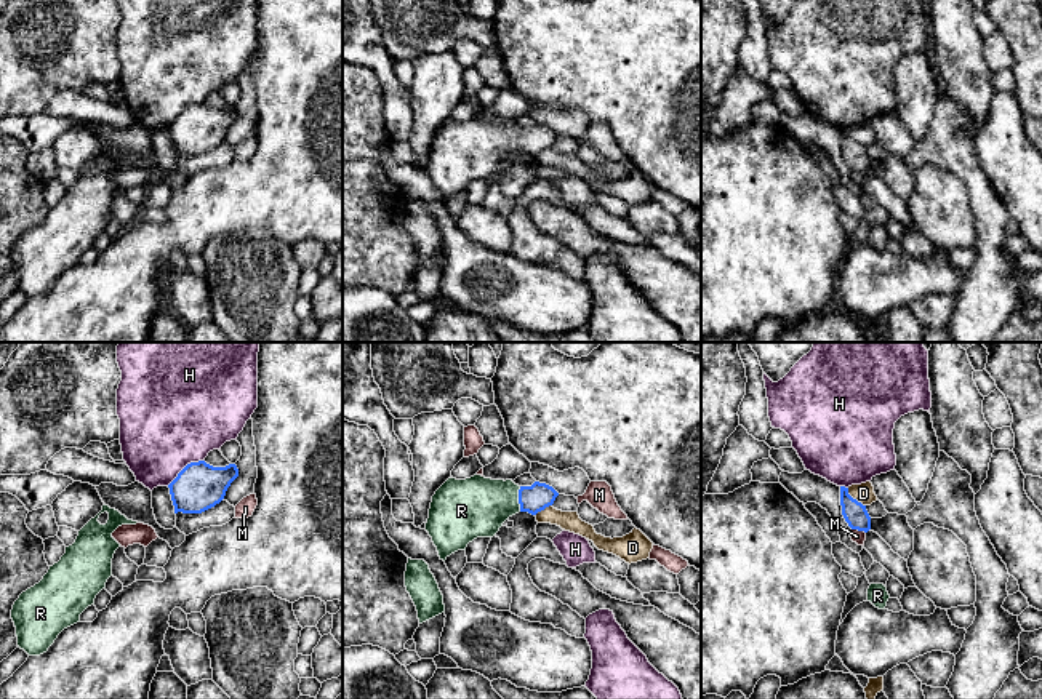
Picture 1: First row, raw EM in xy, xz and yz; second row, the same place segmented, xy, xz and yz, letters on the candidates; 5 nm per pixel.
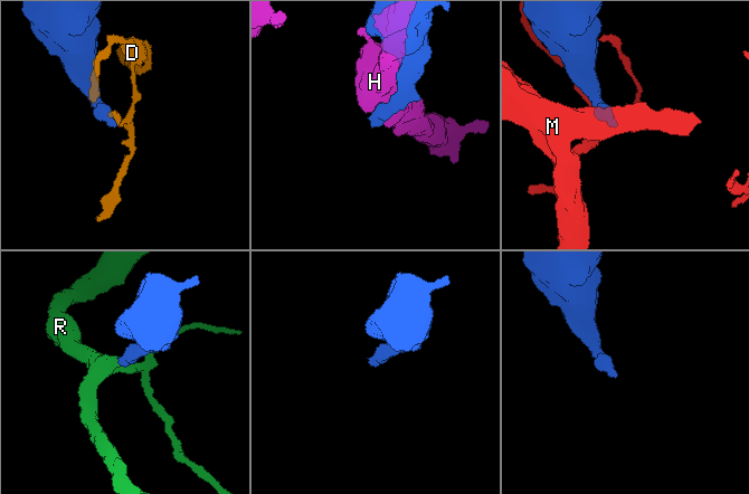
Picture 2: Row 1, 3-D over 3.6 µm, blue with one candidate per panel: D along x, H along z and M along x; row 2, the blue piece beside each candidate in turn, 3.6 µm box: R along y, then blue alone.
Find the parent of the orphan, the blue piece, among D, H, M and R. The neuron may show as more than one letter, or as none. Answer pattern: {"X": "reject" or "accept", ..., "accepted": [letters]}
{"D": "reject", "H": "reject", "M": "reject", "R": "accept", "accepted": ["R"]}

